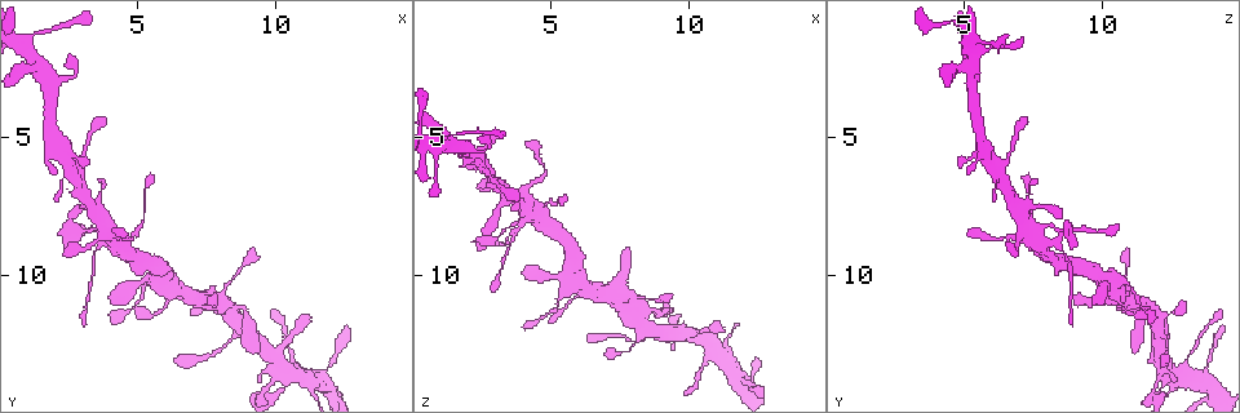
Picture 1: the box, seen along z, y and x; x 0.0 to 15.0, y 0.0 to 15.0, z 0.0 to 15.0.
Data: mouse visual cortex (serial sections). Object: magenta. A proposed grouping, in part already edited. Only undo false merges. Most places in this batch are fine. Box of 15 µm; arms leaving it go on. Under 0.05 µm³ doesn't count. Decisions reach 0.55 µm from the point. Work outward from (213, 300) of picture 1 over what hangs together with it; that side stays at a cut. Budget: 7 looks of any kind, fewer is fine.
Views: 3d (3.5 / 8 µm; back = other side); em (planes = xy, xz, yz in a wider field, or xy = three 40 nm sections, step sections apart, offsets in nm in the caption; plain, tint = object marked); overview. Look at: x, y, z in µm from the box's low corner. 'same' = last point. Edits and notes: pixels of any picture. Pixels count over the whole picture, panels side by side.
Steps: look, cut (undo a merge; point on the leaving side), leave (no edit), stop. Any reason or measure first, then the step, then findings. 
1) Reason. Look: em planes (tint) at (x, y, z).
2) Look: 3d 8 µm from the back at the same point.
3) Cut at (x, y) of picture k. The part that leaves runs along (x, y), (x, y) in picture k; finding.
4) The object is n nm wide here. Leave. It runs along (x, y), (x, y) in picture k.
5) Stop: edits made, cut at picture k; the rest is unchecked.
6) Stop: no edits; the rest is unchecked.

Arms part here. Look: 3d 3.5 µm at (3.9, 8.9, 8.2).

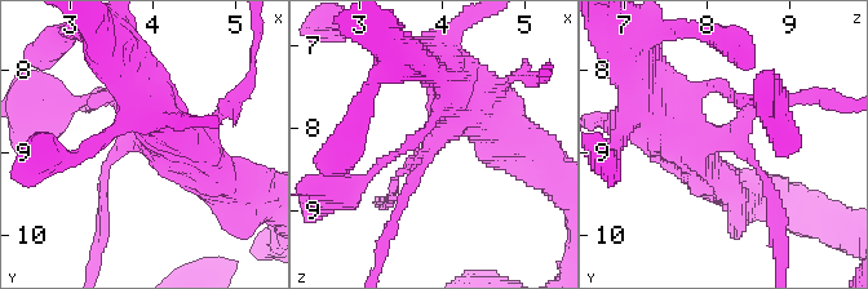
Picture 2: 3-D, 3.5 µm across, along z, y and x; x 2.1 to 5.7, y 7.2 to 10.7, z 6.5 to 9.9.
Need the tissue. Look: em planes (tint) at (3.85, 8.80, 8.30).

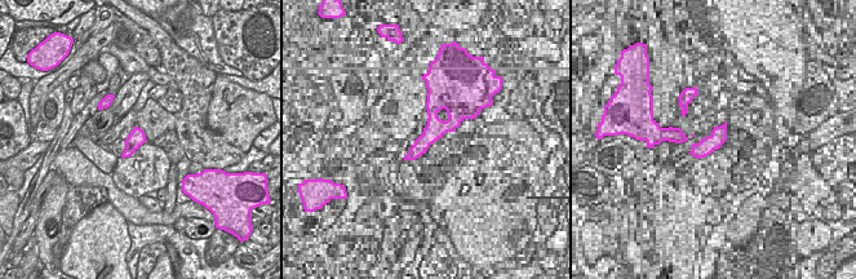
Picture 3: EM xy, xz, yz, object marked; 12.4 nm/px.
Leave. It runs along (470, 106), (442, 112), (395, 216) in picture 2; continuous, no second cell.

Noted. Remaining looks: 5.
Sudden change in width. Look: 3d 3.5 µm at (5.6, 11.5, 11.1).

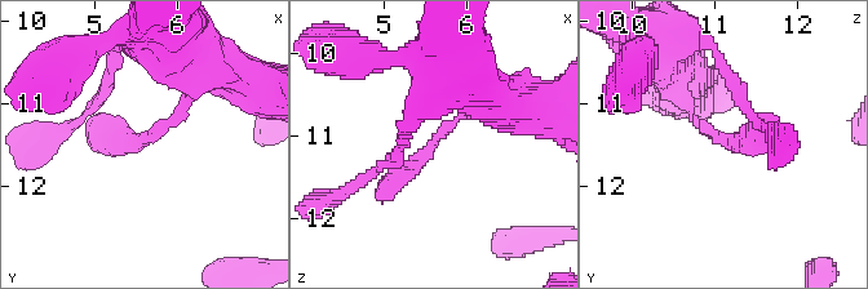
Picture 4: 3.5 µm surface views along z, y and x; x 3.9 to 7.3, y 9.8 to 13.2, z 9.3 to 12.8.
Now the EM. Look: em xy step 1 (plain) at (5.65, 11.45, 11.05).

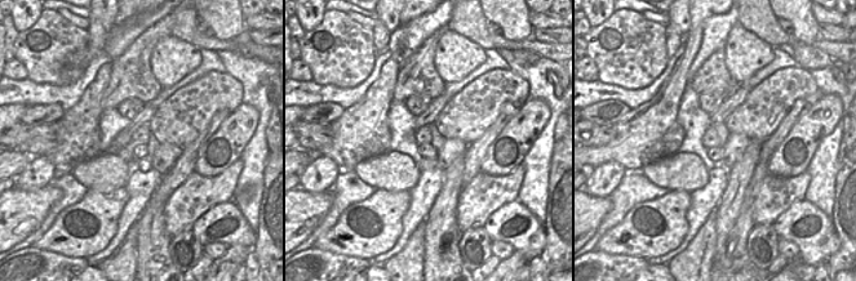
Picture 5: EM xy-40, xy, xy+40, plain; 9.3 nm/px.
Where the object lies. Look: em xy step 1 (tint) at the same point.

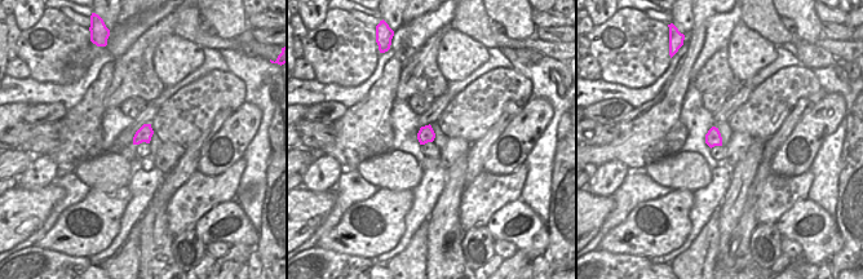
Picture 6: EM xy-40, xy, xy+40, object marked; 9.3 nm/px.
Leave. It runs along (481, 94), (381, 200) in picture 4; all the same cell.

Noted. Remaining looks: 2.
Stop: no edits; the rest is unchecked.

